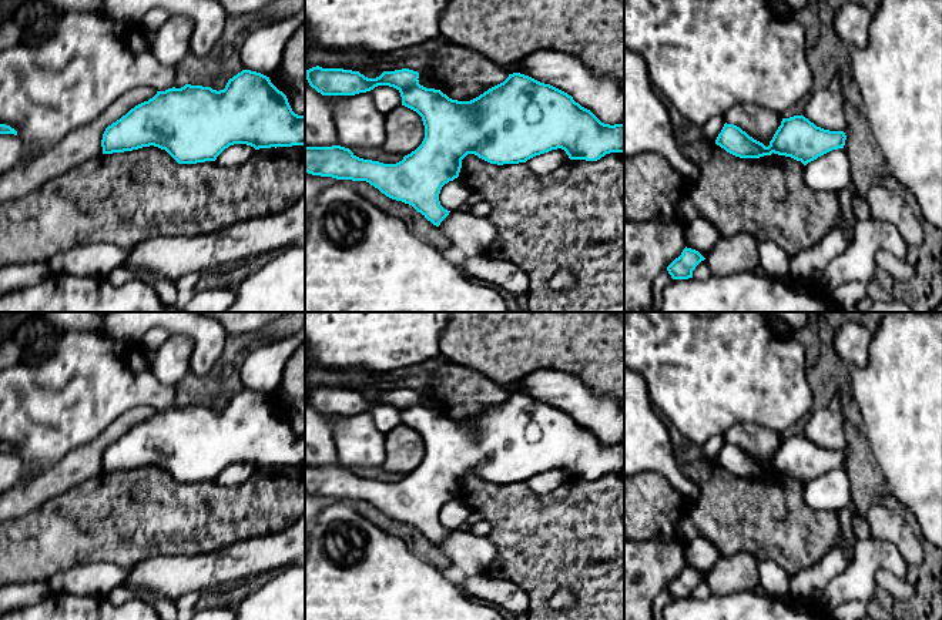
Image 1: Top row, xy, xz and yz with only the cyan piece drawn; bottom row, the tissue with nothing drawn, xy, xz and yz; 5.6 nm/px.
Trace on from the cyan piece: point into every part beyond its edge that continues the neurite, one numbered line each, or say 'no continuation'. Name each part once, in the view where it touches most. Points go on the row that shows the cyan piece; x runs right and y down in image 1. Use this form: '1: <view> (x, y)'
no continuation

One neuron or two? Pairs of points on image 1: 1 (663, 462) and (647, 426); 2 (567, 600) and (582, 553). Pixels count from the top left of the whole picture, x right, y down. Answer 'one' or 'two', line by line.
1: one
2: two

